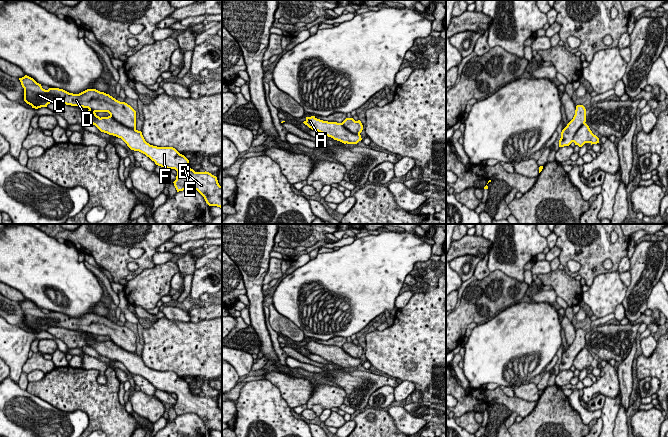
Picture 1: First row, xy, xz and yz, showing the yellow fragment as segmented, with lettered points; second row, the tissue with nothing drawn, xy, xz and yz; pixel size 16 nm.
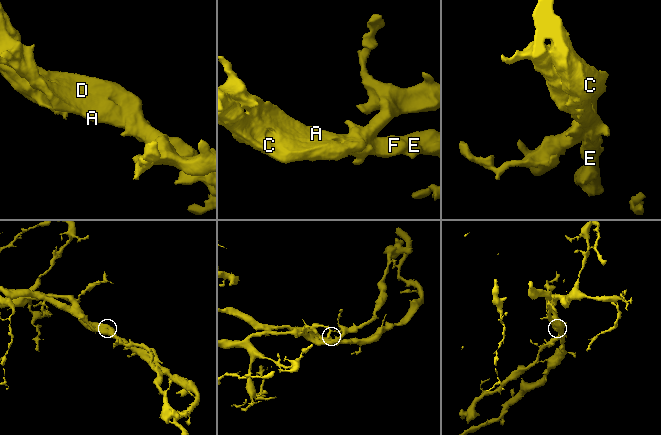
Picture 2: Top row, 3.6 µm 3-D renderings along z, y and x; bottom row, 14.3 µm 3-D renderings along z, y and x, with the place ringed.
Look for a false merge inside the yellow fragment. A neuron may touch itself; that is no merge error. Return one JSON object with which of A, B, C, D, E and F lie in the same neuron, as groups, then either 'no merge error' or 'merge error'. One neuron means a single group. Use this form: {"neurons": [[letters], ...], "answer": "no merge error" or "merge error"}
{"neurons": [["A", "B", "E", "F"], ["C", "D"]], "answer": "merge error"}

